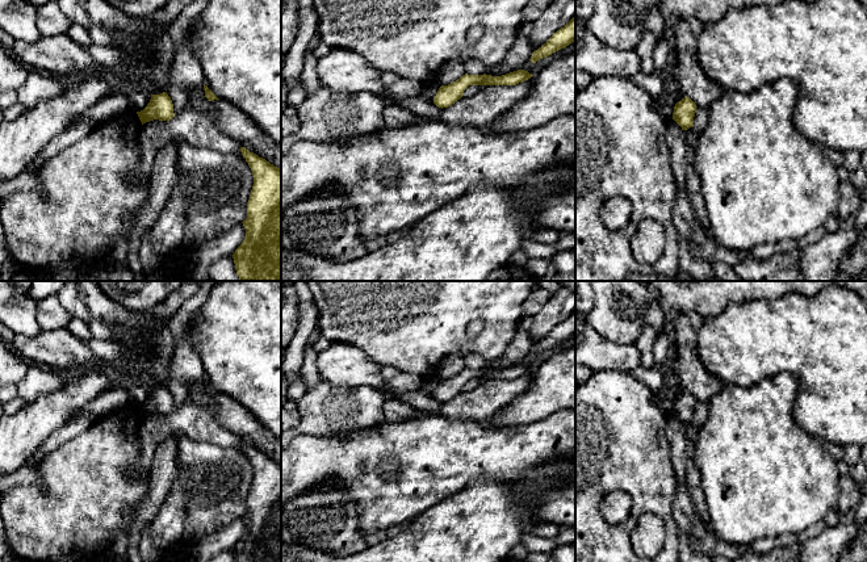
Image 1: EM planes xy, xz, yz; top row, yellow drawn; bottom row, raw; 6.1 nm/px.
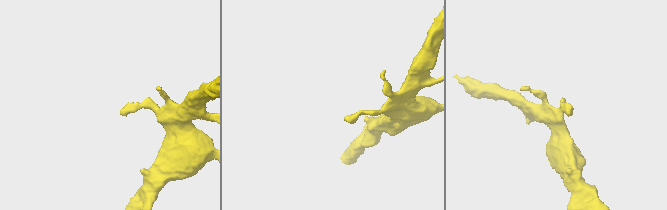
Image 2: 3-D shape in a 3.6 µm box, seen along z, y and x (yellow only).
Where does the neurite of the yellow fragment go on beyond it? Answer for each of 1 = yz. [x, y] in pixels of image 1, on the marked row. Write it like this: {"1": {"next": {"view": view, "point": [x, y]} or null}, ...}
{"1": {"next": null}}

